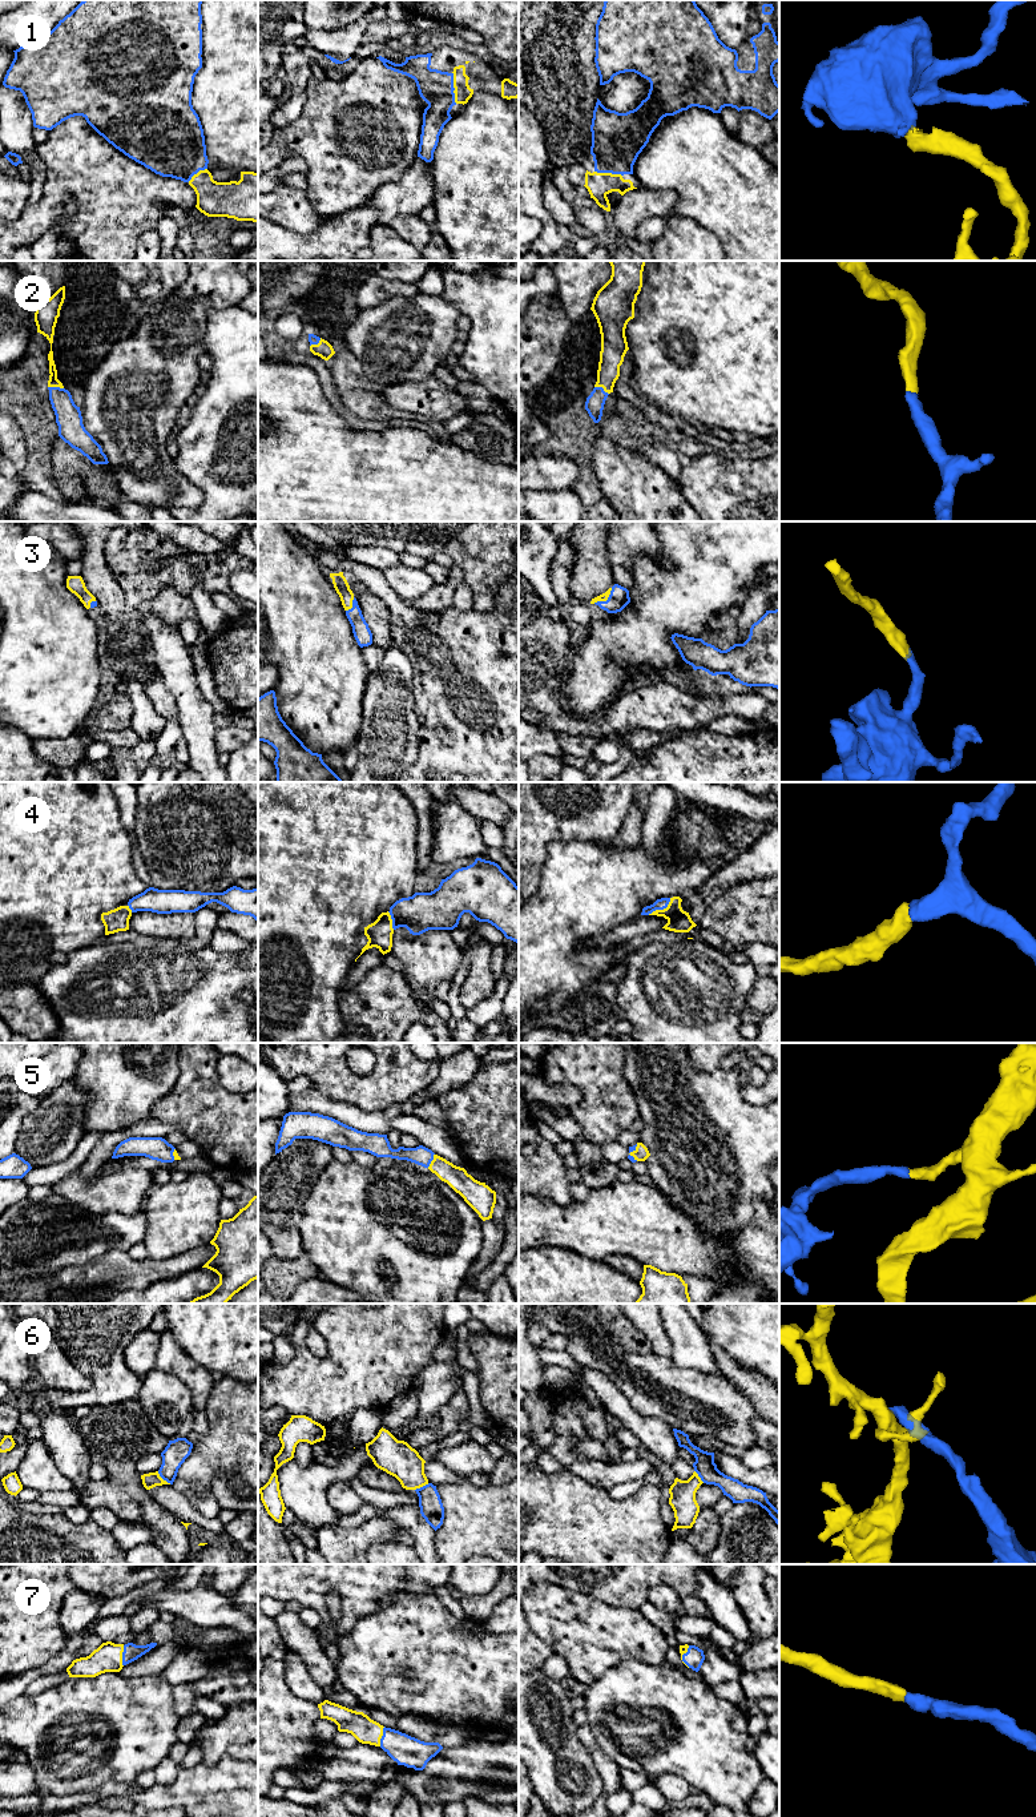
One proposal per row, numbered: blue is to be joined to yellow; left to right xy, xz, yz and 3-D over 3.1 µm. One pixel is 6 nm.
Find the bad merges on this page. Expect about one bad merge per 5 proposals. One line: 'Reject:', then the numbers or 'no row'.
Reject: 6

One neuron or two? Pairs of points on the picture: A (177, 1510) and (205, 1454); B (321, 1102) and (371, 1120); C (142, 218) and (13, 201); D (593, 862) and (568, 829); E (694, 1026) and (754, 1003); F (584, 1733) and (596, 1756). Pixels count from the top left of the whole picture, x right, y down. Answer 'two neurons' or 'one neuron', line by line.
A: two neurons
B: one neuron
C: two neurons
D: two neurons
E: two neurons
F: one neuron

